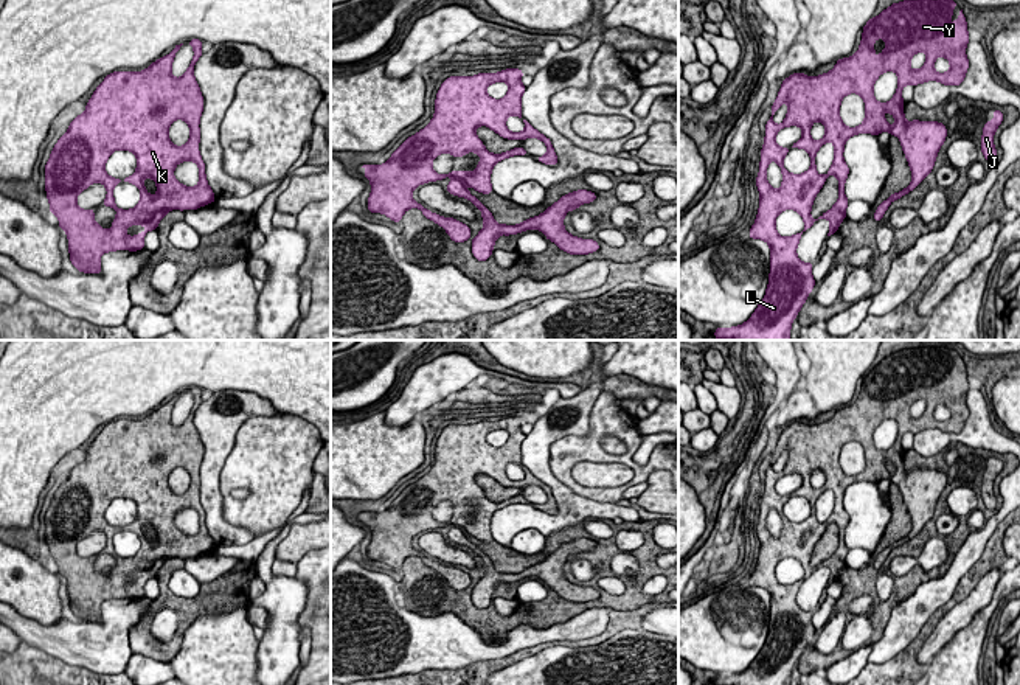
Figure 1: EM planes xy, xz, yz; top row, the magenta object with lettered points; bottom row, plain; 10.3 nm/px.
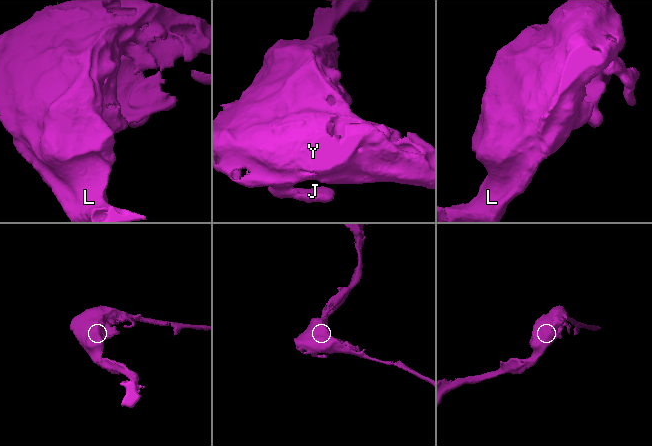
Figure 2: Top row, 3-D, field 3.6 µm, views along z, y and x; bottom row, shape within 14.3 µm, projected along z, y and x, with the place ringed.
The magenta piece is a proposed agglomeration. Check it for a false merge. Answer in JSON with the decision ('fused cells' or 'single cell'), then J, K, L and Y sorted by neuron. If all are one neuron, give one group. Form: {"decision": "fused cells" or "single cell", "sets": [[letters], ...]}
{"decision": "single cell", "sets": [["J", "K", "L", "Y"]]}

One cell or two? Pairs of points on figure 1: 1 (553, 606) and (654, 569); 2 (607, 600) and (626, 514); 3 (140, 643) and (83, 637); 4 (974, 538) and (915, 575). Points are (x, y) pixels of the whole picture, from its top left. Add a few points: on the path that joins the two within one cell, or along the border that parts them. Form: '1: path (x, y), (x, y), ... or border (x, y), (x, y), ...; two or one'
1: path (579, 608), (600, 601), (623, 601), (631, 594); one
2: border (638, 519), (624, 522); two
3: border (148, 611), (131, 629), (131, 653); two
4: border (972, 528), (941, 577); two

